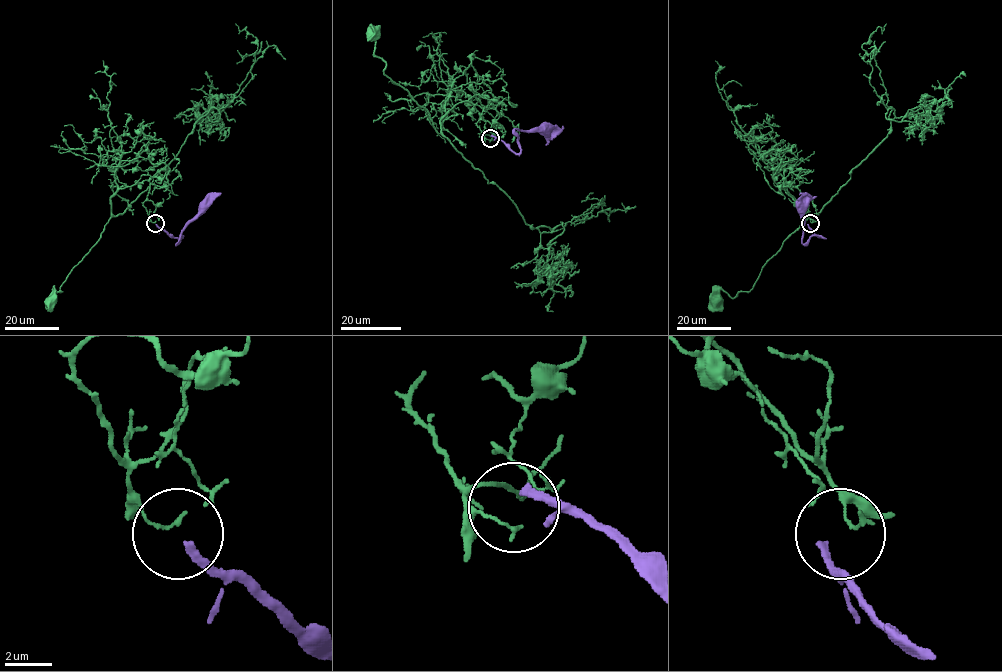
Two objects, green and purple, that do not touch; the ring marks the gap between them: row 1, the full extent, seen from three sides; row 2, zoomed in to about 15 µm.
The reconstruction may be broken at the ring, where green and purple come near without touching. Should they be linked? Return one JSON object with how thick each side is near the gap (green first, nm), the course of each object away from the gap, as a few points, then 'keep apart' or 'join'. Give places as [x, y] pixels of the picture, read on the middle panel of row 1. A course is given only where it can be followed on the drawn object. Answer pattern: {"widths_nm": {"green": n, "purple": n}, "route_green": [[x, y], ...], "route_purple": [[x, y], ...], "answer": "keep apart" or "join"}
{"widths_nm": {"green": 200, "purple": 320}, "route_green": [[489, 139], [477, 125], [484, 107], [466, 101], [441, 119], [438, 133], [428, 111], [384, 74], [372, 34]], "route_purple": [[490, 136], [498, 137], [518, 153], [518, 135], [514, 129], [544, 130]], "answer": "keep apart"}

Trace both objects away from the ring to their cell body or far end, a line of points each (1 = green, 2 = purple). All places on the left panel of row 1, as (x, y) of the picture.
1: (154, 223), (143, 205), (149, 182), (120, 188), (99, 239), (49, 301)
2: (155, 224), (173, 237), (182, 236), (177, 244), (181, 230), (203, 206)

